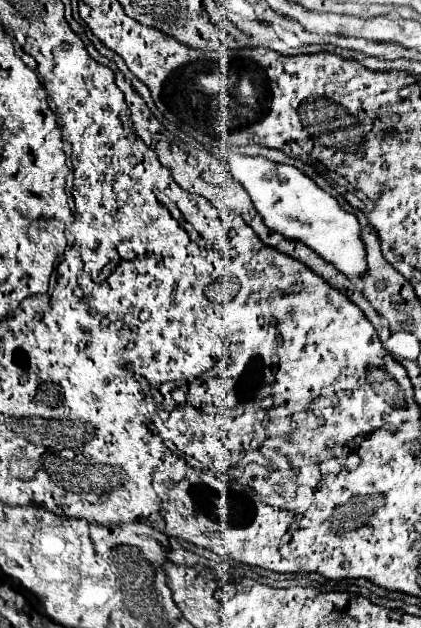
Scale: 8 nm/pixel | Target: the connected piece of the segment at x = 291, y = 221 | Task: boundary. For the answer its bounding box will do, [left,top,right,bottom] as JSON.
[228,155,366,277]

